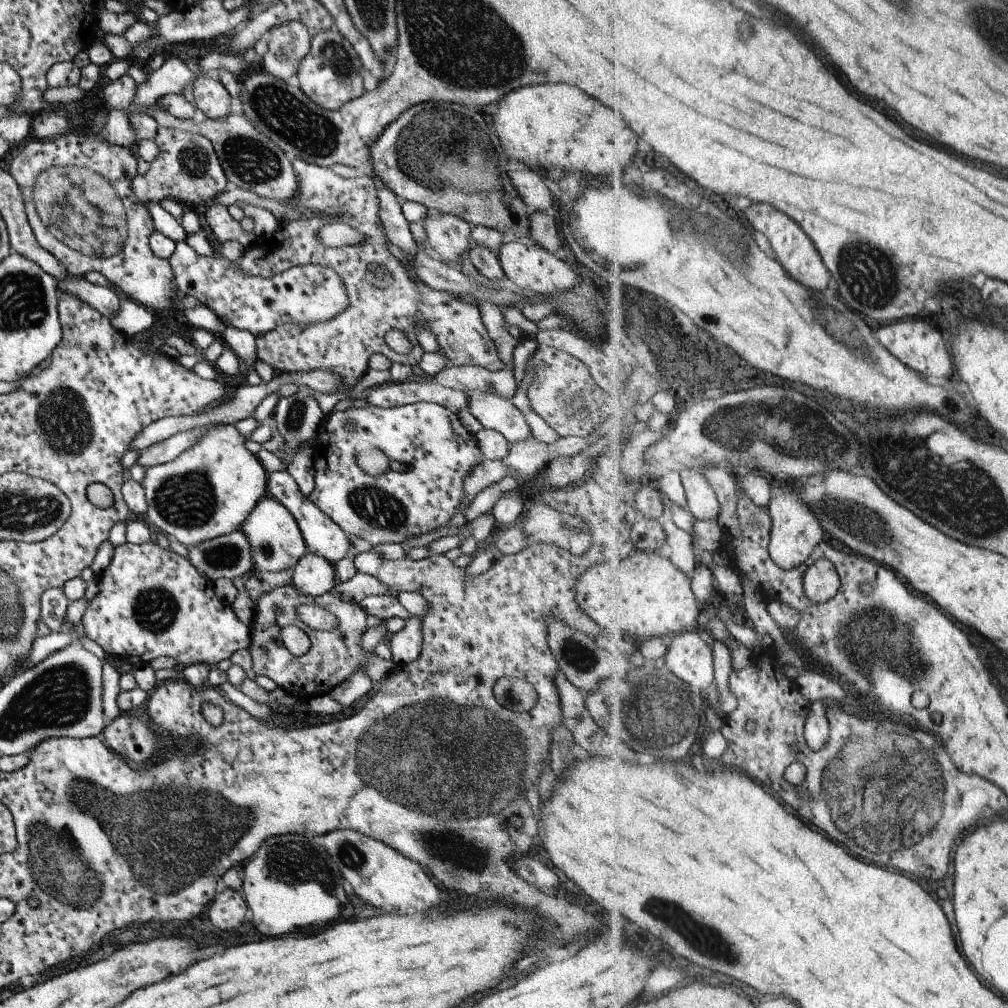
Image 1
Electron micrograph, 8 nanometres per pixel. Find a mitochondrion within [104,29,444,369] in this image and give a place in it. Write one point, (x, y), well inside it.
(291, 120)

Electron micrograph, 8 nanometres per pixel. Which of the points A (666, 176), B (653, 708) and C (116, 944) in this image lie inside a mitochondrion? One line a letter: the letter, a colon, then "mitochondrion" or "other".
A: other
B: mitochondrion
C: other

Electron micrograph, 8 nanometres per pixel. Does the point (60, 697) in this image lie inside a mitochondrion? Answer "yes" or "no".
yes

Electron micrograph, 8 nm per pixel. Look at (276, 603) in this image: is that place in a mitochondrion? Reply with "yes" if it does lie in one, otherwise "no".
no

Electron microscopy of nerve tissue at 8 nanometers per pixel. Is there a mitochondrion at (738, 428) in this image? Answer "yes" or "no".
yes

